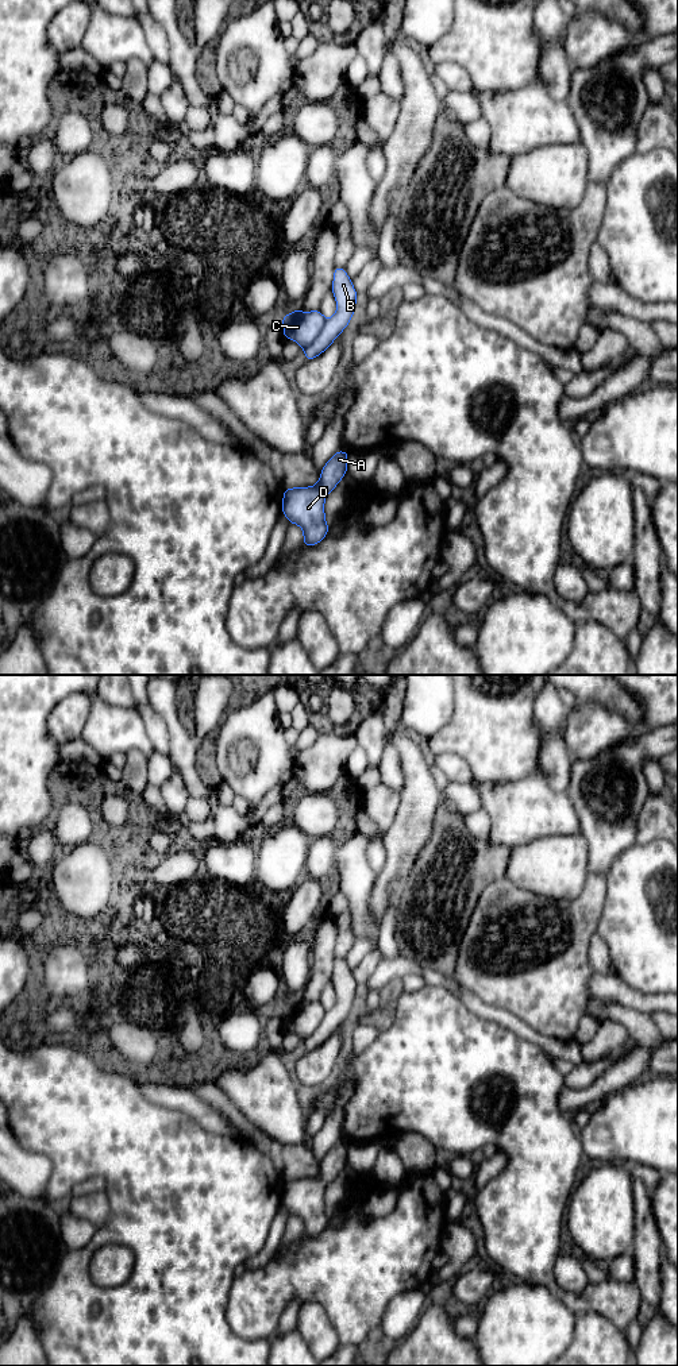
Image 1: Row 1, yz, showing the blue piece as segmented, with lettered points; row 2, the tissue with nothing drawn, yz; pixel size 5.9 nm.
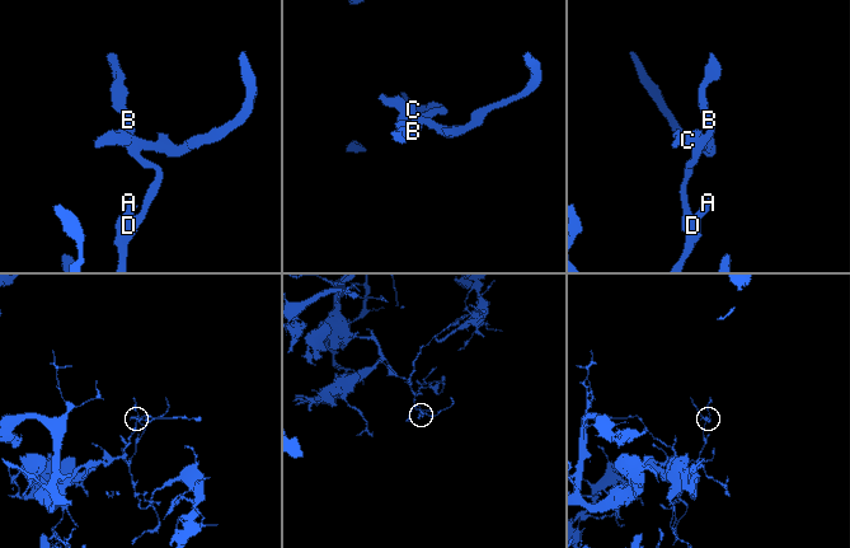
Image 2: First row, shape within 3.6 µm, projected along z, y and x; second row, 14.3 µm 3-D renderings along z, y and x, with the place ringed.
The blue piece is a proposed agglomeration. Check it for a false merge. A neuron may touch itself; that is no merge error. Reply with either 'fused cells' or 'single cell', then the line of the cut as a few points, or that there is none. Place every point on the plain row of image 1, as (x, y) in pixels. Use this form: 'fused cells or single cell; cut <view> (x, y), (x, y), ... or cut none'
fused cells; cut yz (326, 1011), (319, 1026), (304, 1040)

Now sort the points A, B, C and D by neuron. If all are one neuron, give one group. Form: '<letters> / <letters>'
A B D / C

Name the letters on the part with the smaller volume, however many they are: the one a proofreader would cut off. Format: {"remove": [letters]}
{"remove": ["C"]}

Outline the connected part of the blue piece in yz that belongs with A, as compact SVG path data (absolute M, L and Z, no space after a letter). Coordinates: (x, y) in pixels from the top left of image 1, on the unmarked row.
M338 1142L323 1158L320 1172L312 1178L284 1181L282 1204L289 1213L304 1222L301 1236L316 1236L328 1224L324 1191L347 1162L348 1145Z

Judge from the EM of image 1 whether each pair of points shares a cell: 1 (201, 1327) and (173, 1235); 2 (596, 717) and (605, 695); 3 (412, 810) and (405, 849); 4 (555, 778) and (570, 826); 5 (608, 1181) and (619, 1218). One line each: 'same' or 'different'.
1: same
2: different
3: same
4: different
5: same

